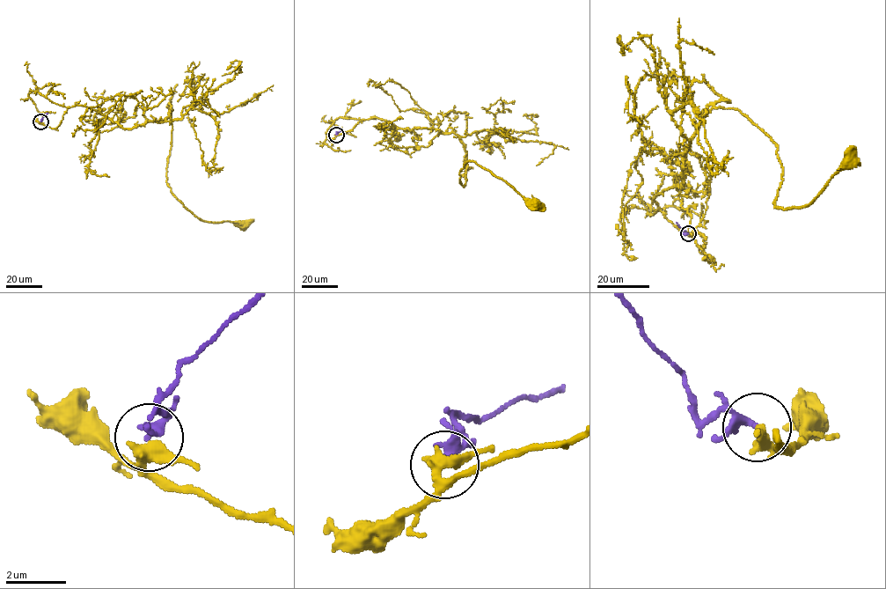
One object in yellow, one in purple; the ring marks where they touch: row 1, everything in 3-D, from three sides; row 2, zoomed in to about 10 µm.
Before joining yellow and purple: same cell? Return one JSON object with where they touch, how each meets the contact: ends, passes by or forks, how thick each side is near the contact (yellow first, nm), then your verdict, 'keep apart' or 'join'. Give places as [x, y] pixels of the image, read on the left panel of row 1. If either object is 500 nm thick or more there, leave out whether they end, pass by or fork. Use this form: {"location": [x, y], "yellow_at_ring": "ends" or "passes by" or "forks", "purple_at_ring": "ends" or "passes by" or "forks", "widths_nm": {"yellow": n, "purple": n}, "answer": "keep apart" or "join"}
{"location": [40, 121], "yellow_at_ring": "passes by", "purple_at_ring": "passes by", "widths_nm": {"yellow": 360, "purple": 200}, "answer": "keep apart"}

